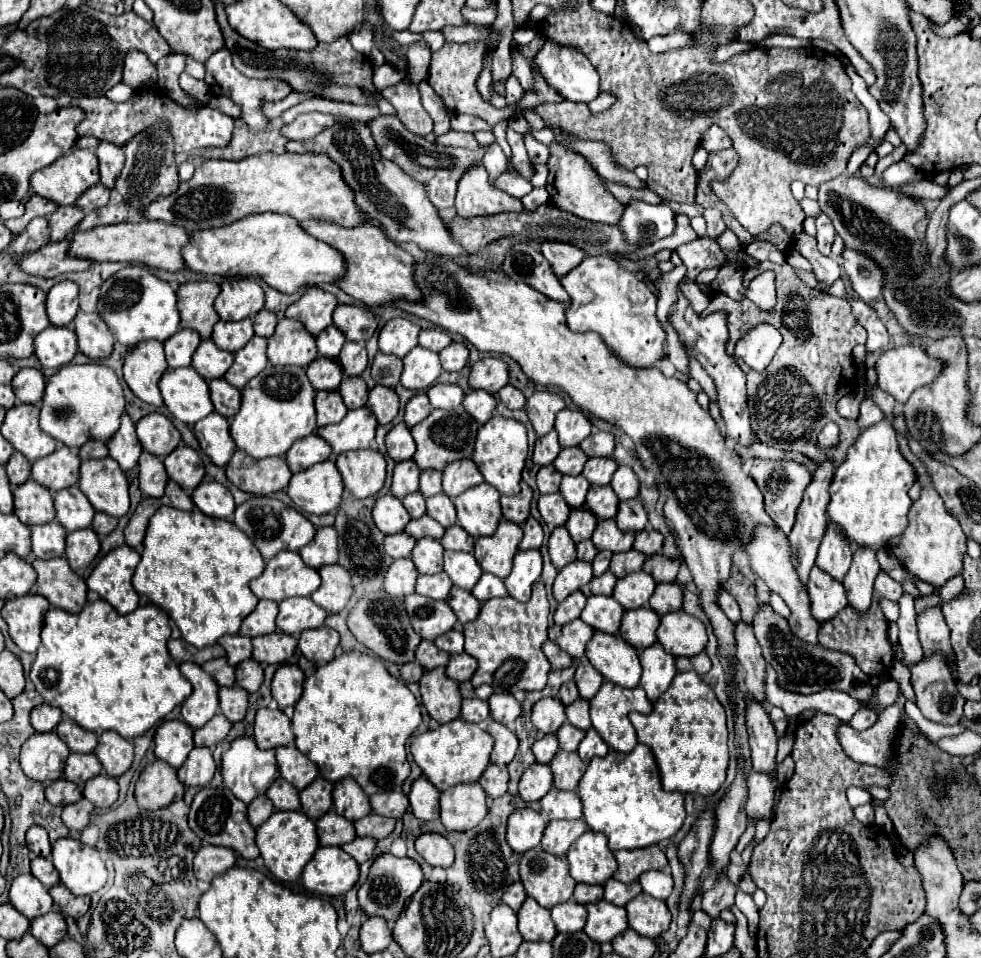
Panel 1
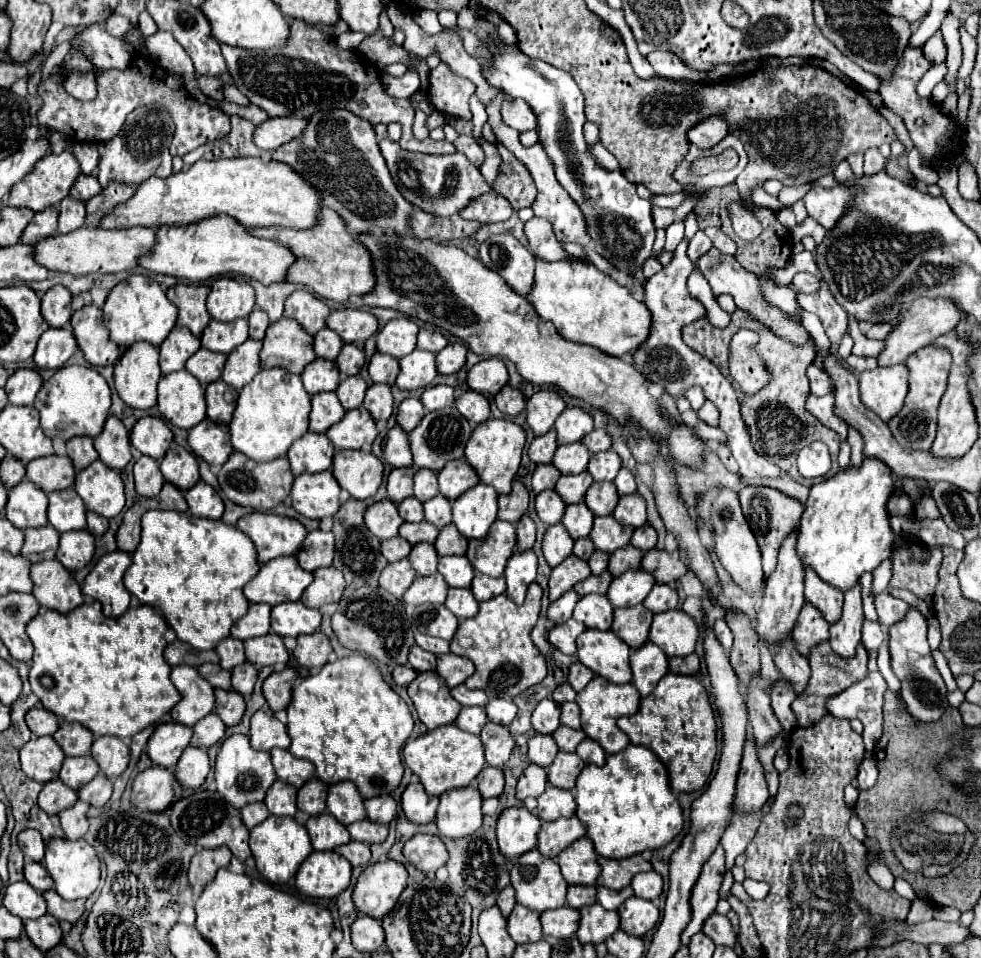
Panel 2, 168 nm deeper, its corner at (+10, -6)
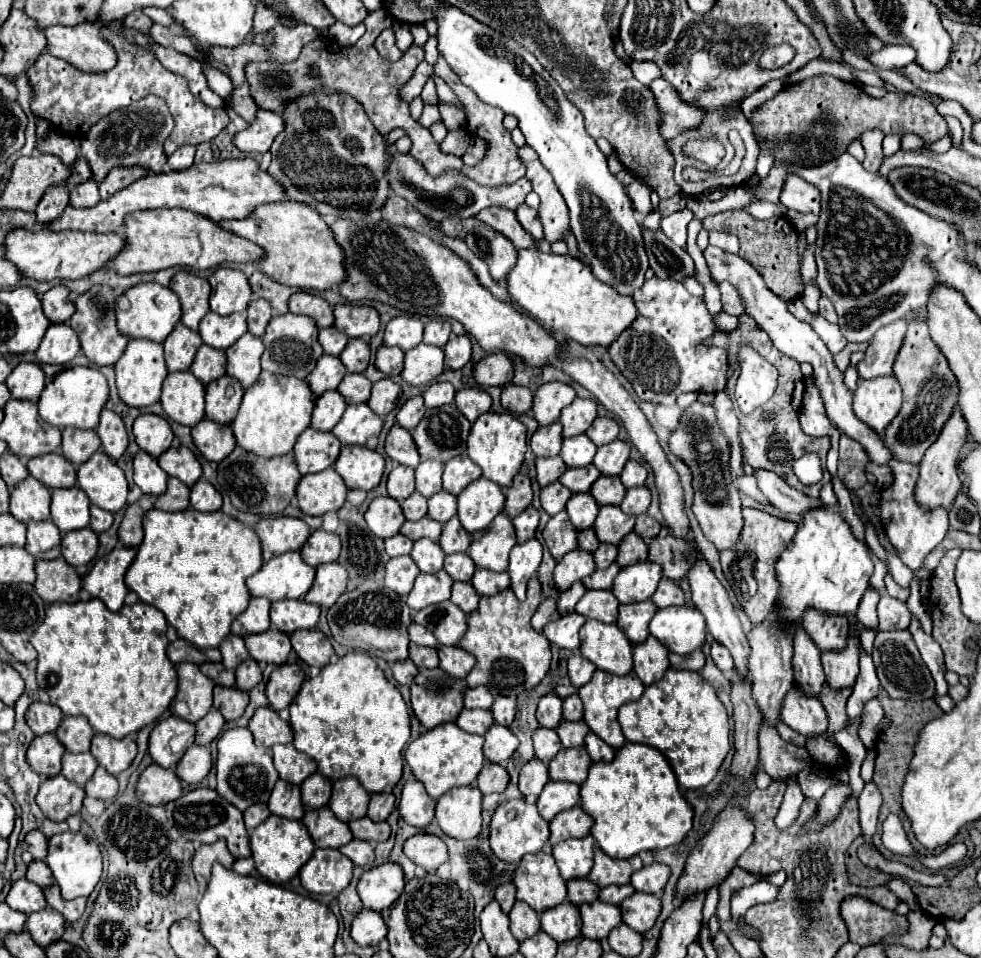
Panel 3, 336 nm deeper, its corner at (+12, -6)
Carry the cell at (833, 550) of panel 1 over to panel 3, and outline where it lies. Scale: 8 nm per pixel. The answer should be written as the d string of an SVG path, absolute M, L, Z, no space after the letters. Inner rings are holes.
M808 607L804 611L802 627L808 631L820 651L840 651L846 647L848 621L844 615L828 615Z

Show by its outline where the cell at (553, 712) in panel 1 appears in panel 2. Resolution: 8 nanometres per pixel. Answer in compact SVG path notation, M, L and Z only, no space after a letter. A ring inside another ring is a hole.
M542 699L532 713L532 725L538 733L554 733L560 725L560 705L552 699Z

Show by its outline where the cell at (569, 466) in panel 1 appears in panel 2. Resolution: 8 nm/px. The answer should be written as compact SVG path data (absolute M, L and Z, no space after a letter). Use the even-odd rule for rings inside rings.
M570 443L570 445L560 445L556 455L554 455L554 467L562 471L562 475L576 475L586 471L590 461L590 451L582 447L582 443Z

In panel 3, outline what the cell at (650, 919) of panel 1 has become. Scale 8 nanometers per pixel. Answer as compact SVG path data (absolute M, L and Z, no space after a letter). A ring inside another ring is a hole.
M634 893L624 903L620 903L622 921L638 933L652 929L658 913L660 913L660 899L656 895Z

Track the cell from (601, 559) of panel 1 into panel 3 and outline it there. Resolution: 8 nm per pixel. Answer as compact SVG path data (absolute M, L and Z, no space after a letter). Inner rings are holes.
M600 543L600 547L594 551L594 563L598 569L606 569L614 563L618 555L618 547L612 547L610 543Z

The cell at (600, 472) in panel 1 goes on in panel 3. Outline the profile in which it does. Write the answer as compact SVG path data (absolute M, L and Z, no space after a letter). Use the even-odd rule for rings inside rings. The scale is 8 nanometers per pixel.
M612 441L608 447L600 447L594 455L594 467L608 477L620 475L630 455L630 445L624 441Z

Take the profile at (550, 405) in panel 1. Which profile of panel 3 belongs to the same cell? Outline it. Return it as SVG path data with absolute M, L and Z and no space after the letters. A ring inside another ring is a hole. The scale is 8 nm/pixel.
M544 383L534 393L532 415L538 421L538 425L550 425L558 421L560 411L568 407L574 401L574 397L574 389L566 383Z

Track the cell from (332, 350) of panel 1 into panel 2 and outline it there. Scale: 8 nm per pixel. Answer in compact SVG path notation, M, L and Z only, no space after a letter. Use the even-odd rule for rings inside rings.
M322 329L314 335L314 351L318 357L322 359L330 359L334 361L342 349L344 341L340 339L338 333L334 333L332 329Z

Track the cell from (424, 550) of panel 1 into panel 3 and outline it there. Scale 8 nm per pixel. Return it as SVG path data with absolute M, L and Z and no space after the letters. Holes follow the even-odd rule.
M430 539L416 541L410 557L414 559L414 563L422 573L436 573L442 569L442 563L444 563L444 553L440 545Z

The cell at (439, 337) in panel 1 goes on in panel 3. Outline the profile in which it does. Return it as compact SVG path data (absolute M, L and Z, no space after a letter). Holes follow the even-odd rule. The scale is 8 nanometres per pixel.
M428 323L424 327L424 343L444 347L450 337L450 323Z

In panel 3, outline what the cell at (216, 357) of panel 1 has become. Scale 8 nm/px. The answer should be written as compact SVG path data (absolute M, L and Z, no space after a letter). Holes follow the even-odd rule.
M202 345L194 357L190 371L208 385L214 379L220 379L226 373L226 355L224 351L212 351L212 347Z

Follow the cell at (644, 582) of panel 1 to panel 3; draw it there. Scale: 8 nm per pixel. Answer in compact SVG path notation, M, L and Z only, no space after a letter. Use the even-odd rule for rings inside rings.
M650 561L636 563L632 567L622 567L614 579L612 593L620 603L646 601L656 591L660 577L662 577L660 565Z

